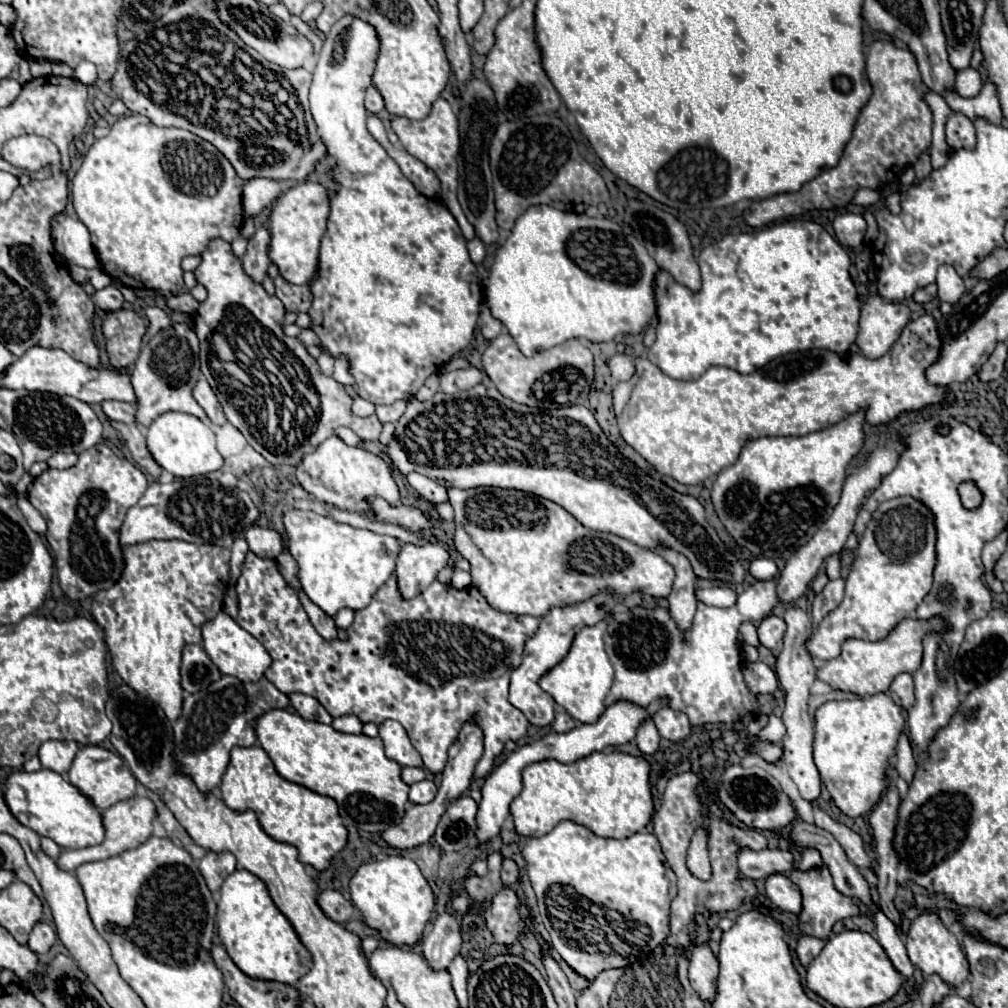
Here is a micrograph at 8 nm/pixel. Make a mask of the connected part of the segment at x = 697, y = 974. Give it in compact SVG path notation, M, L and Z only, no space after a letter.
M708 943L694 945L690 955L690 983L702 1001L712 1001L716 993L718 959Z

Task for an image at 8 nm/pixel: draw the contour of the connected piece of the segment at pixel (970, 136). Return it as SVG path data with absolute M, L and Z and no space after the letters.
M952 111L948 121L946 121L946 143L948 143L948 147L972 149L974 141L976 141L976 133L974 133L972 121L966 115Z

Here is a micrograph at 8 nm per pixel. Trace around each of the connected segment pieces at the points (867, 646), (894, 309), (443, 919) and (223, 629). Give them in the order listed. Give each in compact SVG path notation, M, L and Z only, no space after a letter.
M904 619L888 633L888 637L880 641L846 639L842 645L842 653L836 659L826 661L824 667L818 667L816 677L836 691L850 691L860 697L884 693L898 673L914 673L918 669L918 665L922 663L922 635L938 629L942 629L940 619Z
M870 283L870 299L860 311L856 345L868 359L882 357L900 337L910 321L910 309L902 303L890 303L878 297L876 285Z
M442 913L422 939L422 955L434 971L444 971L460 953L460 925L454 915Z
M220 611L214 621L208 621L204 625L202 637L204 637L204 649L208 657L224 675L232 675L232 677L238 677L240 681L256 683L264 677L266 669L272 665L272 657L262 647L262 643L254 639L248 631L244 631L226 611Z

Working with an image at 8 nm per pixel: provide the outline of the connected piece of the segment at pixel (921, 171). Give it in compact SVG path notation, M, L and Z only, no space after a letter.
M922 153L922 155L920 155L920 159L914 163L914 171L916 171L916 177L918 177L918 179L924 179L924 177L932 171L930 155L928 155L928 153Z

